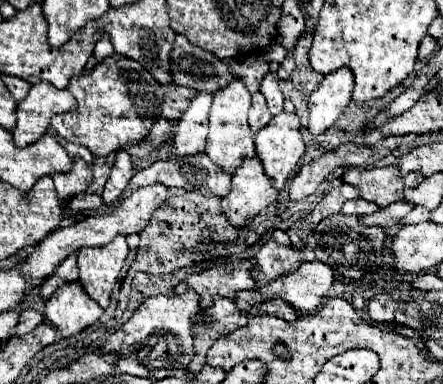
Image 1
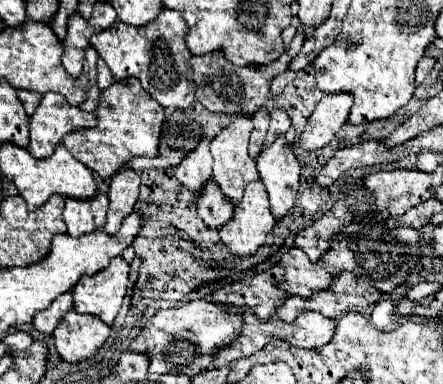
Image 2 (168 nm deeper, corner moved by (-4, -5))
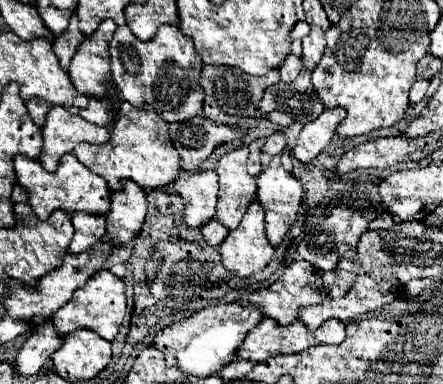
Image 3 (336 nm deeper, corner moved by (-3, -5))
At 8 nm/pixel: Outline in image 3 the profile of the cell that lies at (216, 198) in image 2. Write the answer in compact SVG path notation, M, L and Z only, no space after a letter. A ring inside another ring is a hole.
M211 219L209 223L205 223L205 227L201 229L203 239L211 245L211 247L219 247L219 243L227 237L227 227L223 227L221 223L217 223L215 219Z

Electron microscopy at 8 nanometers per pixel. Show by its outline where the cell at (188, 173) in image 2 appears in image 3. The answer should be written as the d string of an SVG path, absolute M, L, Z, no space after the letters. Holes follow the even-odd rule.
M183 171L175 181L179 195L185 201L185 225L201 229L215 217L217 203L217 173L215 171Z

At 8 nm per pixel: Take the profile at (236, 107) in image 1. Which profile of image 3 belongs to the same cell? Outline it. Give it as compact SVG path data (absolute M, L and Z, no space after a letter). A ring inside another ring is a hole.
M237 149L221 157L217 175L219 175L219 203L215 219L225 225L229 231L239 227L239 221L247 207L255 199L257 183L247 173L247 157L249 151Z

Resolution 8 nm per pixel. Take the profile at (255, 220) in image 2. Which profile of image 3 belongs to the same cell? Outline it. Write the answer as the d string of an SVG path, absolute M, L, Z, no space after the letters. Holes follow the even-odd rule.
M259 201L251 203L241 225L219 245L219 253L223 267L241 279L251 277L269 265L275 251L265 237L265 215Z

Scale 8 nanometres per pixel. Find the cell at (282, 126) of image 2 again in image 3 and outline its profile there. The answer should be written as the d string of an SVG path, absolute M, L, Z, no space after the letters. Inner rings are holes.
M273 133L271 137L267 137L267 141L265 141L265 147L263 147L263 165L267 167L269 165L269 161L267 159L273 159L275 155L281 155L285 151L285 137L283 137L283 133Z

